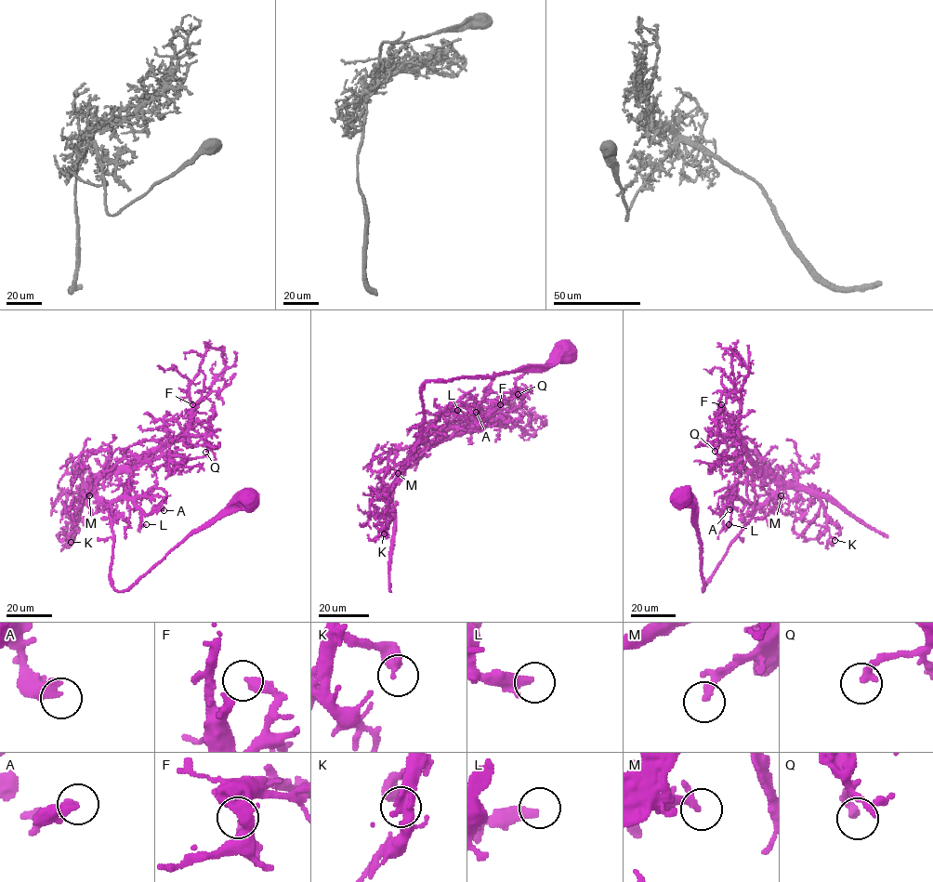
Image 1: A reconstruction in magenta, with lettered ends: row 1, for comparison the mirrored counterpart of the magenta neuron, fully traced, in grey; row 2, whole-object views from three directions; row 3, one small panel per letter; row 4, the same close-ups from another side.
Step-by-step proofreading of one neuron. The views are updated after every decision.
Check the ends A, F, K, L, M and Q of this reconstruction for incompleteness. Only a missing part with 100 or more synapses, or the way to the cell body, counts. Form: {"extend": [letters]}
{"extend": []}

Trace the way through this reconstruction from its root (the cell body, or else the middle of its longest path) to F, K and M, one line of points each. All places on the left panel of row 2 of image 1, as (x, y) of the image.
F: (247, 499), (233, 501), (129, 588), (111, 585), (111, 515), (96, 484), (186, 436), (192, 404)
K: (247, 499), (233, 501), (122, 591), (111, 585), (111, 515), (92, 490), (84, 491), (71, 542)
M: (247, 499), (233, 501), (129, 588), (117, 591), (111, 578), (111, 515), (89, 495)

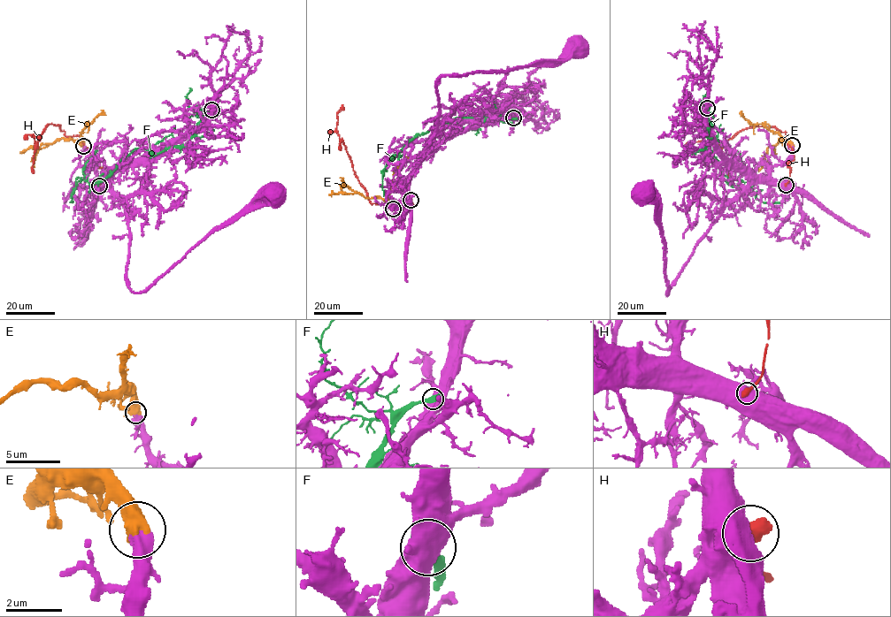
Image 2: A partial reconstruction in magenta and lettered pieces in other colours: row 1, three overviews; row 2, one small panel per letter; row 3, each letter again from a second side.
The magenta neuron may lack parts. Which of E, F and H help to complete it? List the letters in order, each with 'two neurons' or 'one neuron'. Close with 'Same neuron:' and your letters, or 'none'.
E: one neuron
F: two neurons
H: two neurons
Same neuron: E

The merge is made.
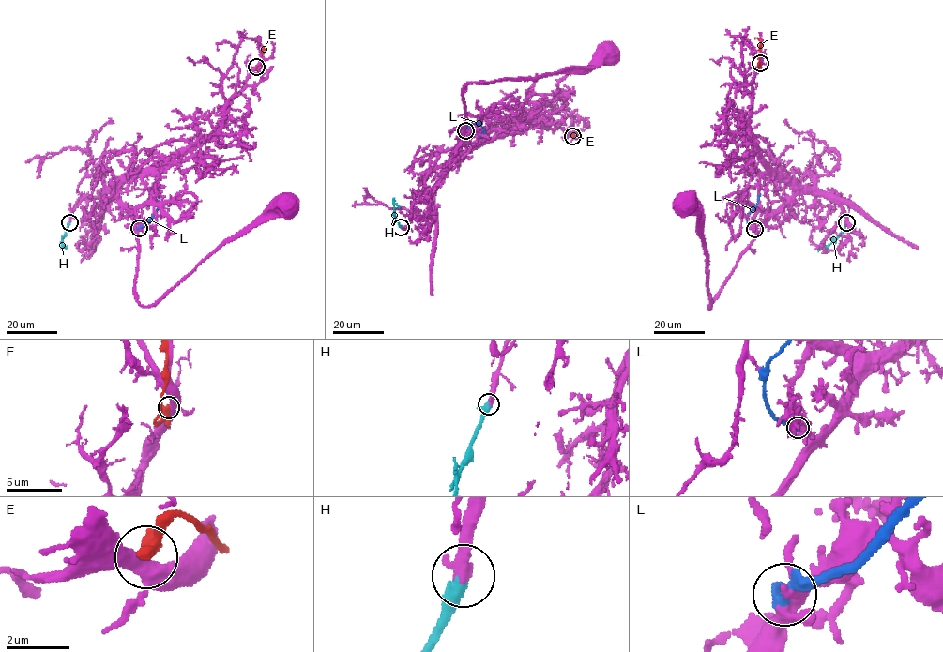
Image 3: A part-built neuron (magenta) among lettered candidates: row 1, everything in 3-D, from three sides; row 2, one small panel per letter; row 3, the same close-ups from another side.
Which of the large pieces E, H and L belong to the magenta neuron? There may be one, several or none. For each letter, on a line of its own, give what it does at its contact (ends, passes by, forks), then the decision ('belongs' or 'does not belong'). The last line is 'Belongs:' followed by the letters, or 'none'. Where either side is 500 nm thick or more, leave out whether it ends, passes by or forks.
E: does not belong
H: it ends | belongs
L: it ends | does not belong
Belongs: H

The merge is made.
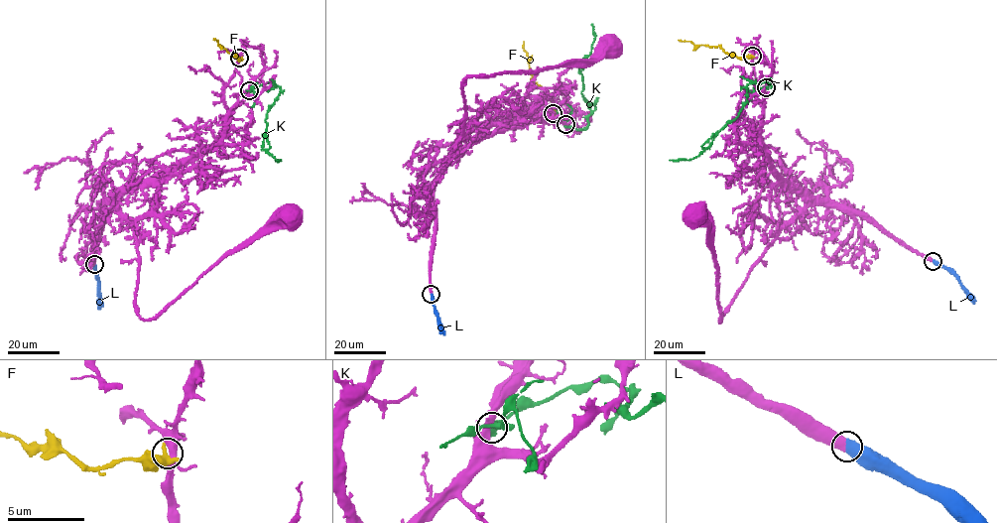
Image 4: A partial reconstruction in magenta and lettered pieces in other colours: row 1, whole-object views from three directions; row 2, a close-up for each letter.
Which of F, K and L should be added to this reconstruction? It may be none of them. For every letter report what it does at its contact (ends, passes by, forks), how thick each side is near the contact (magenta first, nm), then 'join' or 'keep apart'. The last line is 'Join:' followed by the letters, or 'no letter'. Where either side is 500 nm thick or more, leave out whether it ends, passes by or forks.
F: 400 nm thick on the magenta side, 550 nm on the other; keep apart
K: it passes by; 400 nm thick on the magenta side, 480 nm on the other; keep apart
L: 600 nm thick on the magenta side, 600 nm on the other; join
Join: L

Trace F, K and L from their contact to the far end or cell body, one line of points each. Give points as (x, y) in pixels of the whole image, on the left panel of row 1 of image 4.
F: (239, 58), (219, 46), (214, 39)
K: (249, 90), (269, 83), (273, 88), (280, 87), (279, 97), (267, 112), (262, 145), (277, 161)
L: (94, 264), (100, 309)

